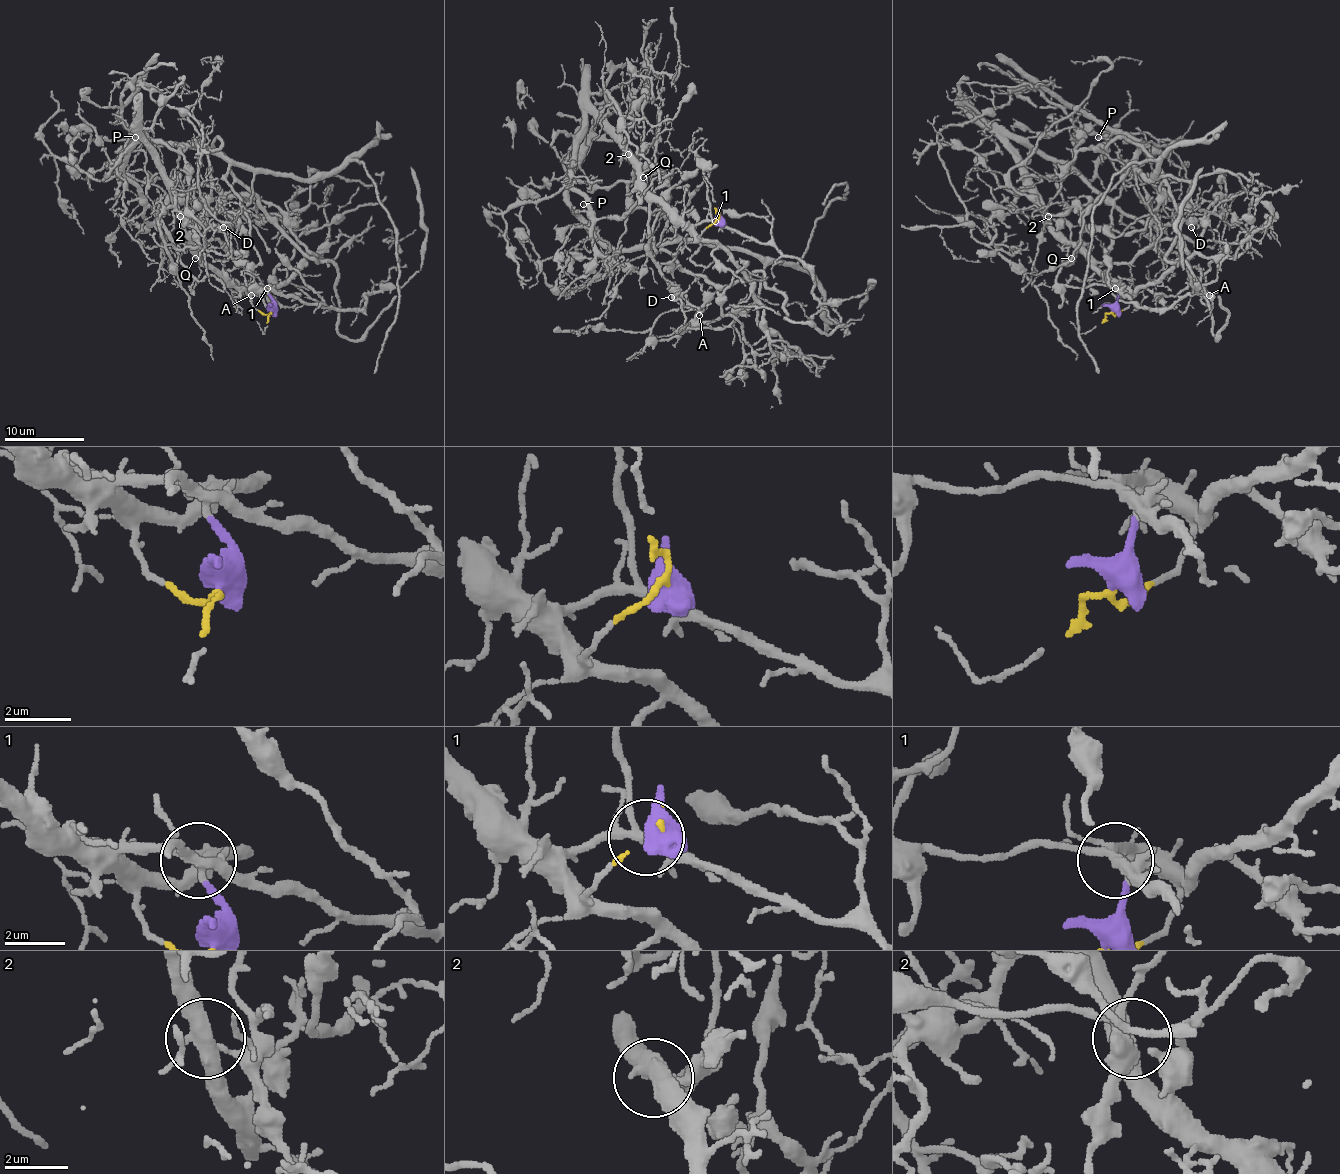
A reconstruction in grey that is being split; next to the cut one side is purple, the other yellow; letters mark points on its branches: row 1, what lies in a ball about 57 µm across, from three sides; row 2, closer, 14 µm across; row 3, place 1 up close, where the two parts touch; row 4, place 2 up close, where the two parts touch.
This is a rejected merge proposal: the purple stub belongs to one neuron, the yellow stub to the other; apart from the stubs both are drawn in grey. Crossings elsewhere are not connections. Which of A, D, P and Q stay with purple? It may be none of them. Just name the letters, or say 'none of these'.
D

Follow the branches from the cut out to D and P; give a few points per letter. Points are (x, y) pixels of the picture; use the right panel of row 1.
D: (1113, 310), (1113, 286), (1057, 280), (1085, 230), (1141, 230), (1163, 182), (1175, 210), (1201, 222), (1191, 226)
P: (1113, 312), (1131, 296), (1051, 224), (1007, 140), (1025, 138), (1115, 198), (1119, 150), (1097, 136)

